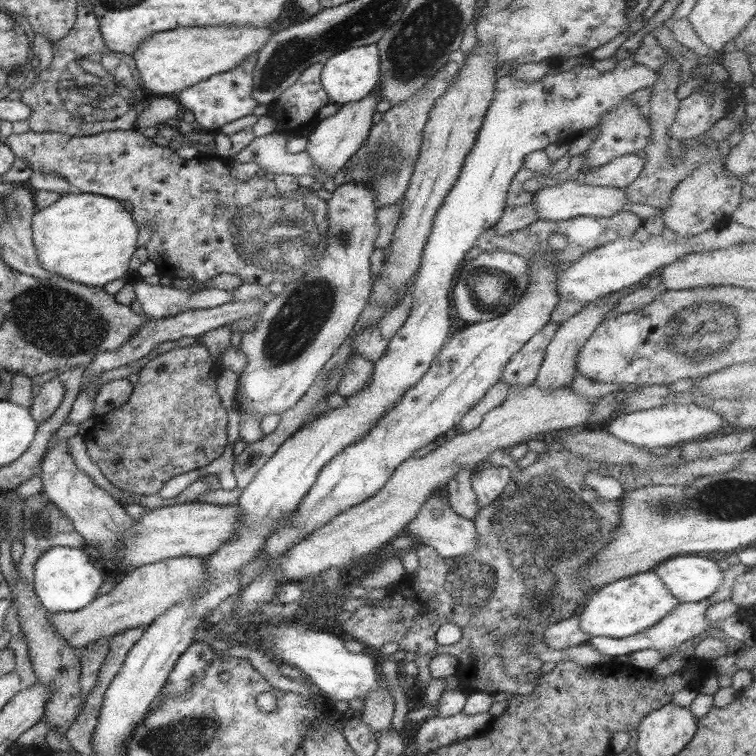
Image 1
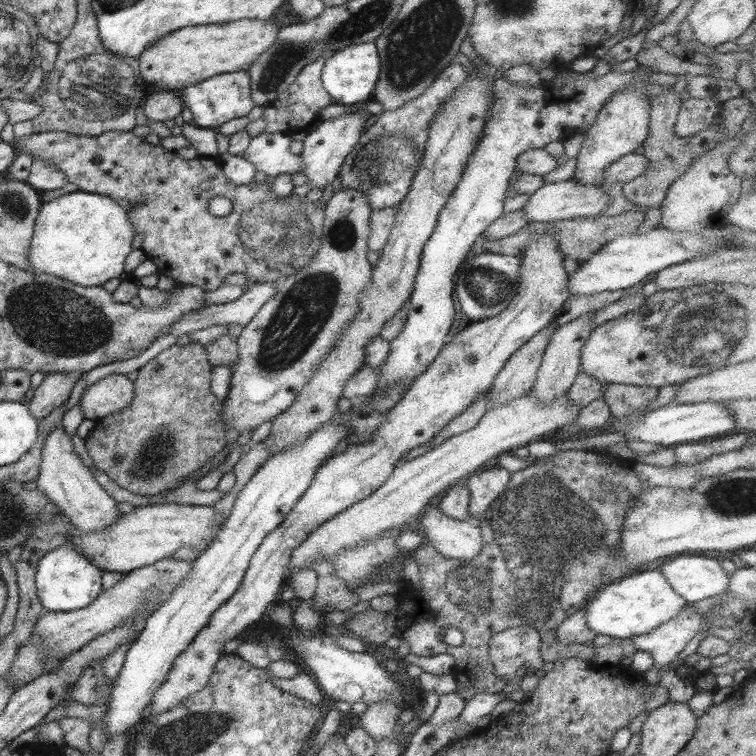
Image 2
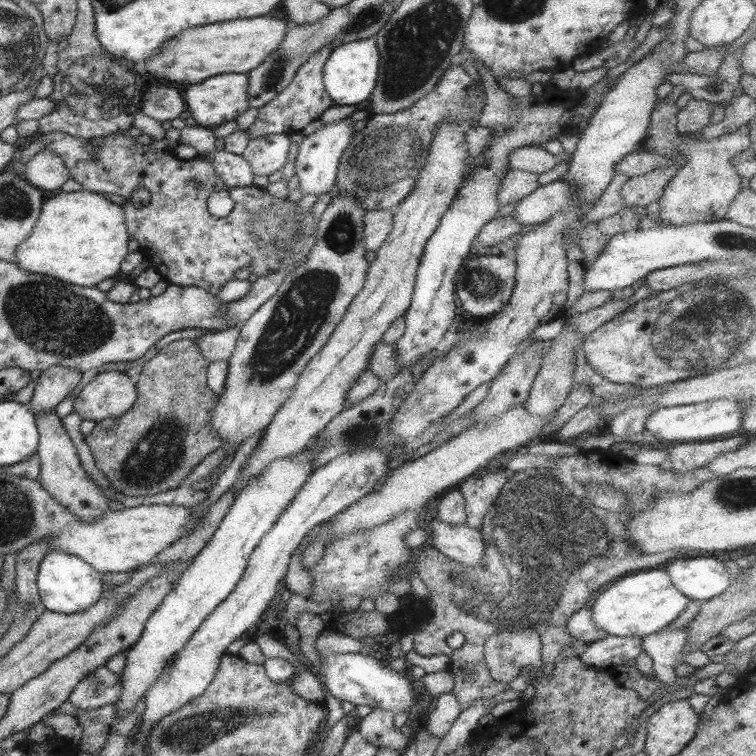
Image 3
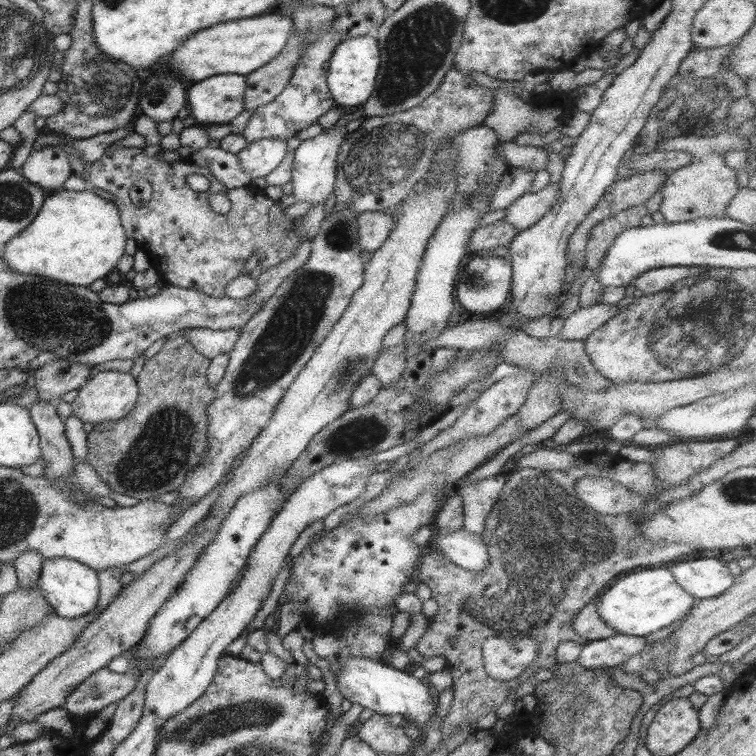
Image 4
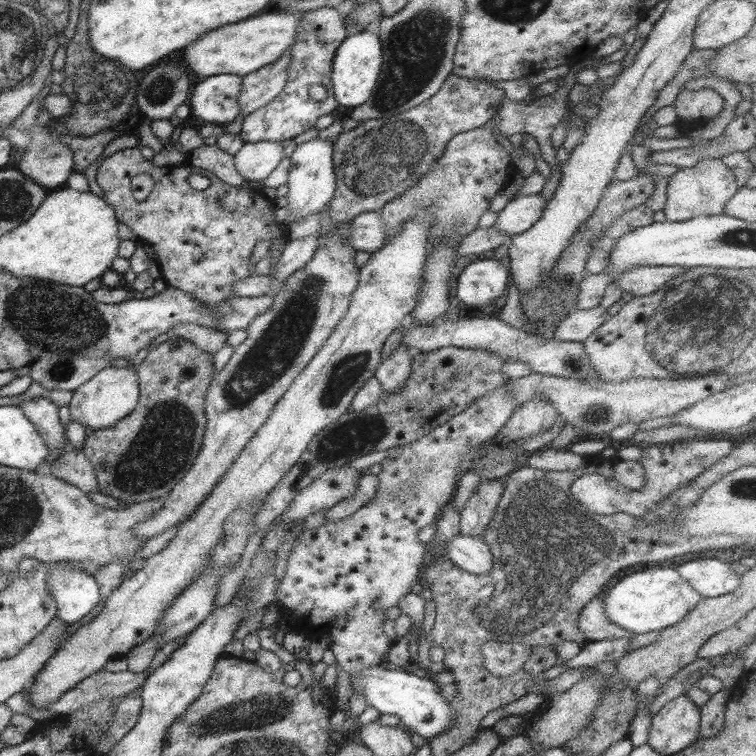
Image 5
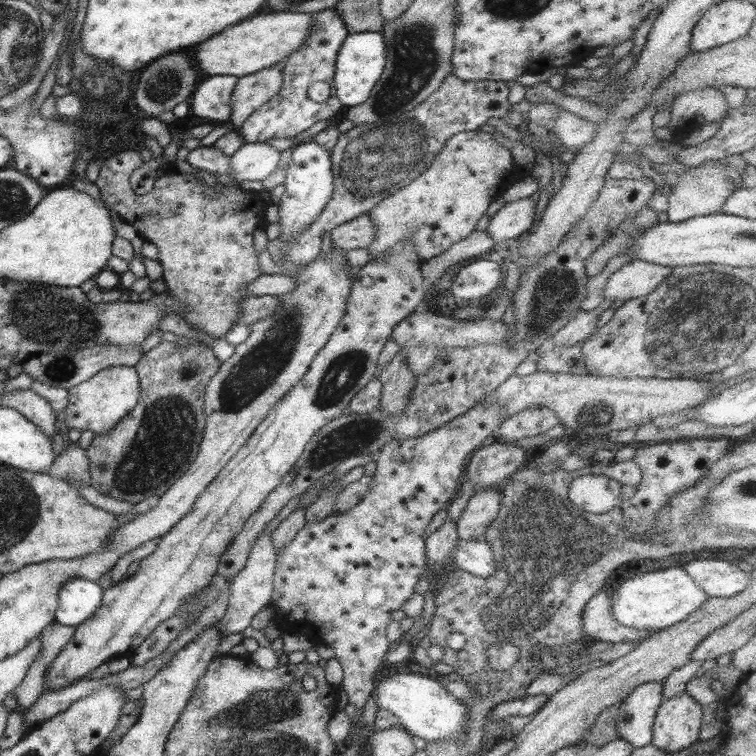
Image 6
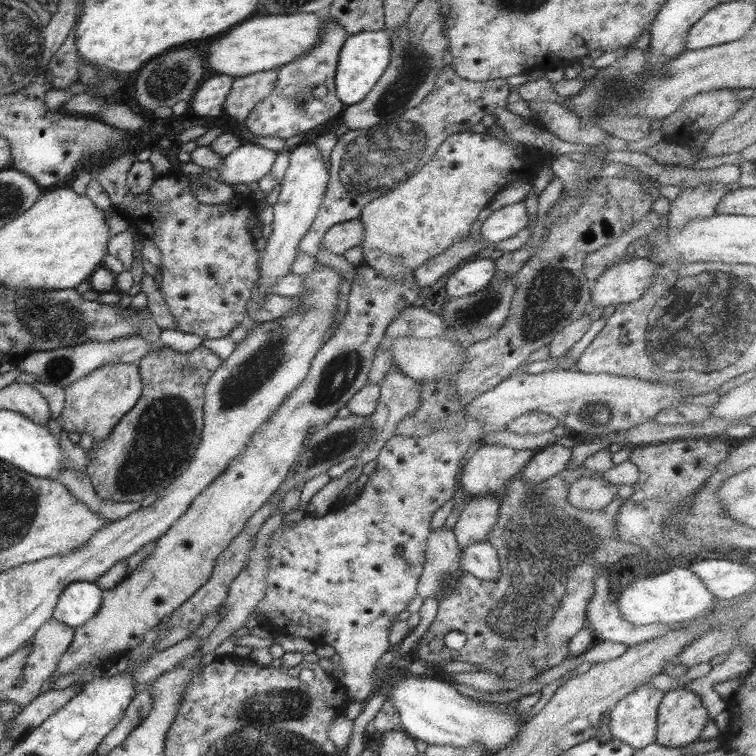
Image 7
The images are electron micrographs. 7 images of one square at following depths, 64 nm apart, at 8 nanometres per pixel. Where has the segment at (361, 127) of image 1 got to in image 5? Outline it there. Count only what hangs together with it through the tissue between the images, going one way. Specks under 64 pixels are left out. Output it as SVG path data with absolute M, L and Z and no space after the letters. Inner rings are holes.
M315 138L301 143L295 148L290 158L291 167L288 174L288 198L286 208L294 214L293 222L298 222L310 214L320 212L328 204L336 192L336 174L334 172L333 153L334 143Z

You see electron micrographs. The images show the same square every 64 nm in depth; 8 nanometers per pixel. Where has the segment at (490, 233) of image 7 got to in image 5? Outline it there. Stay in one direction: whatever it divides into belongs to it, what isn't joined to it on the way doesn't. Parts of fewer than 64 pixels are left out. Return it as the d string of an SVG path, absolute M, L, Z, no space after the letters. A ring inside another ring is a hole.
M540 193L514 196L498 213L494 228L512 237L527 231L540 219L548 201Z

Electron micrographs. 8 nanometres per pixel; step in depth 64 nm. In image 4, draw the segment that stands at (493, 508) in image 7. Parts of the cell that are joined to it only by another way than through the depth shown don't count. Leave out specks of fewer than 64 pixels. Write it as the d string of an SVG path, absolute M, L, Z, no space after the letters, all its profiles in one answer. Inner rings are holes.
M500 473L477 482L462 483L458 495L462 495L465 530L481 534L486 517L499 500L507 481L507 473Z

